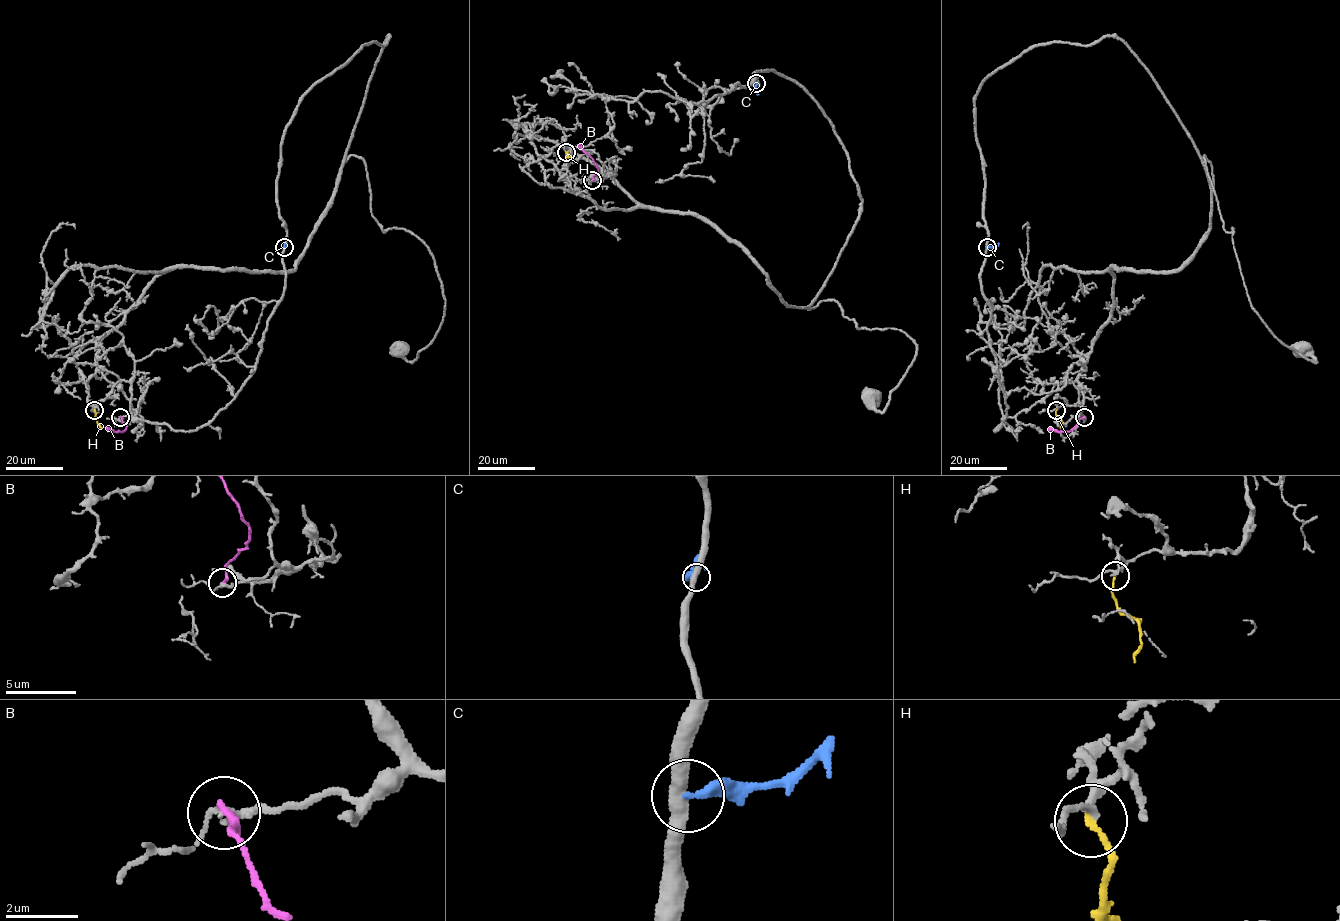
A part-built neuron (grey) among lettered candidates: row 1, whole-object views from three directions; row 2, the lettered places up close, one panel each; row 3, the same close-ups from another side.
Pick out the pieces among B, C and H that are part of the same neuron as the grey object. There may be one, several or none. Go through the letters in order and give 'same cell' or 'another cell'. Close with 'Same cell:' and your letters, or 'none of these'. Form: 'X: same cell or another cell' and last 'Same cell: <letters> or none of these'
B: another cell
C: another cell
H: another cell
Same cell: none of these

